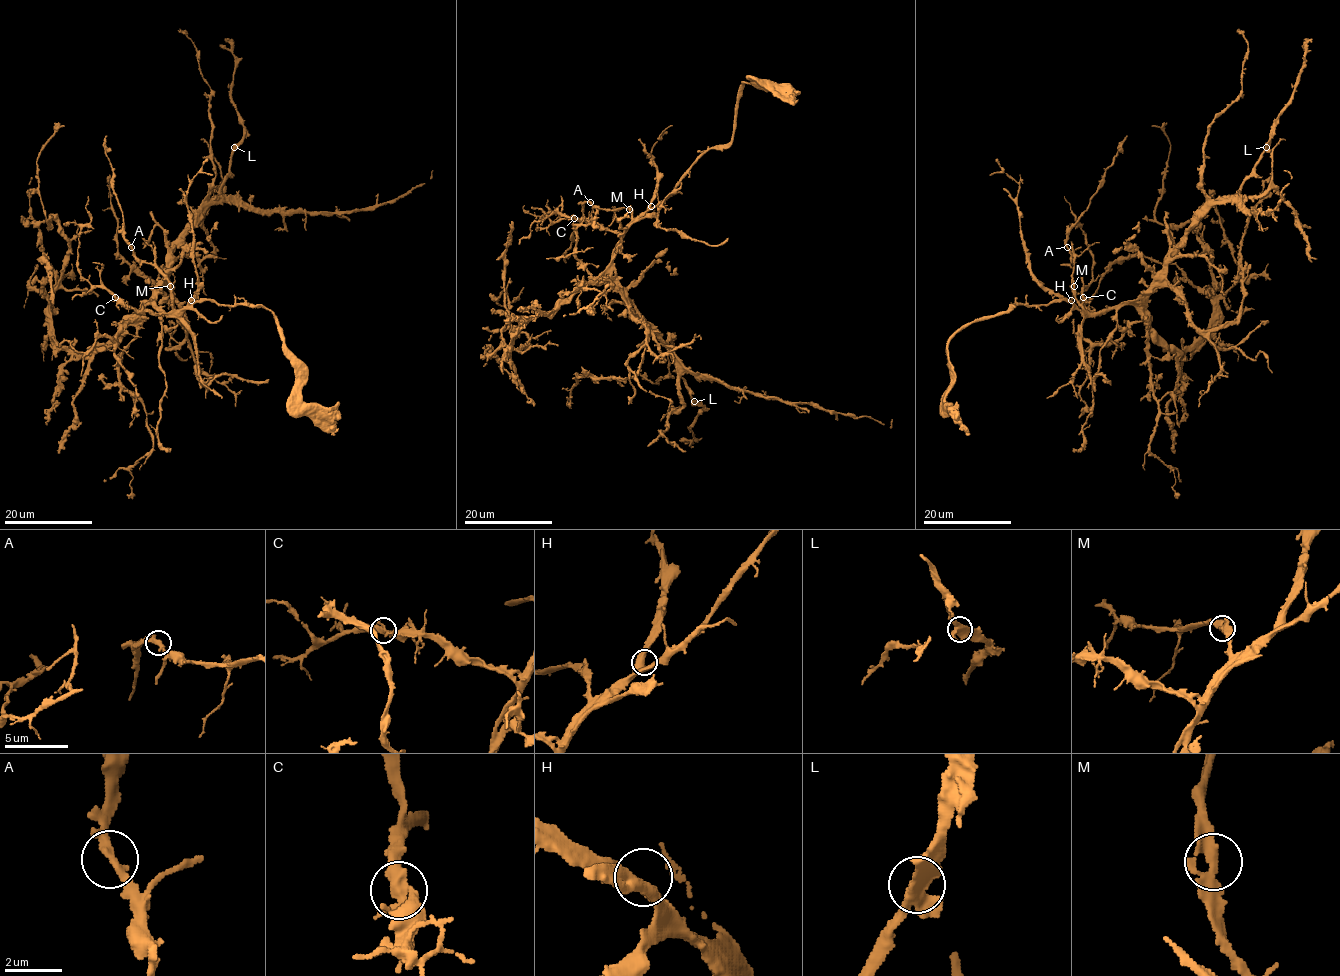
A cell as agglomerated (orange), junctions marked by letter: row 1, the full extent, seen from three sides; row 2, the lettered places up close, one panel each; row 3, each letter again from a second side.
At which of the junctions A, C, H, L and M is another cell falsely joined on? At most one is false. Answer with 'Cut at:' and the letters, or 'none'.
Cut at: none

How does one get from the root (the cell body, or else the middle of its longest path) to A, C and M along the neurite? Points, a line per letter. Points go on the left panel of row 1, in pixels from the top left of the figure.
A: (136, 311), (151, 304), (161, 313), (168, 313), (171, 298), (168, 280), (154, 266), (142, 263), (131, 247)
C: (136, 311), (151, 304), (161, 313), (138, 312), (115, 297)
M: (136, 311), (151, 304), (161, 313), (168, 313), (171, 310), (169, 286)

